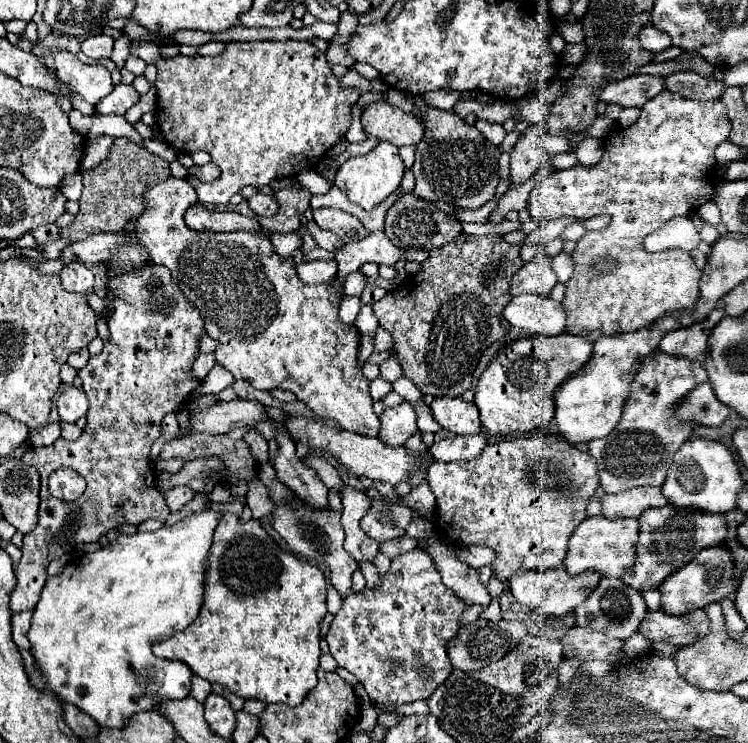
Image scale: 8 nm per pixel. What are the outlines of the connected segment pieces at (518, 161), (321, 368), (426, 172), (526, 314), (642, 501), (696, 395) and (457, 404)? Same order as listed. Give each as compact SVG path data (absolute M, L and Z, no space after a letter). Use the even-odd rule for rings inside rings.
M535 122L521 134L511 152L511 184L531 178L541 166L541 158L547 152L541 140L547 132L549 128L545 128L545 122Z
M169 176L167 180L163 180L161 184L153 184L149 186L145 192L143 192L143 200L145 200L145 212L139 216L137 224L135 224L135 234L139 238L139 242L147 248L149 252L149 258L151 262L155 264L161 264L165 268L171 270L173 278L177 280L179 288L185 292L185 298L189 302L195 304L195 308L201 312L203 320L205 320L205 332L207 336L215 338L217 340L217 348L215 348L215 358L217 362L227 368L235 378L241 378L241 380L247 380L253 388L257 390L275 390L275 388L281 388L281 390L289 390L293 392L301 402L305 402L319 418L331 418L335 420L343 430L353 430L357 434L367 434L367 436L377 436L379 434L379 418L375 416L373 412L373 398L369 394L369 380L363 376L363 372L357 368L357 352L359 352L359 332L349 326L349 324L343 324L341 318L339 318L339 304L343 300L343 284L337 282L337 278L331 278L329 282L325 284L315 284L315 286L307 286L299 280L297 276L297 270L295 270L295 262L293 262L293 256L289 258L281 258L271 240L267 236L259 236L259 234L253 234L253 232L225 232L225 234L213 234L213 232L191 232L185 222L183 222L183 216L185 210L198 201L197 194L193 186L187 182L187 180L181 180L181 178L175 178L175 176Z
M425 108L421 112L425 124L425 136L417 144L413 176L415 194L429 202L447 202L459 208L481 208L495 196L499 184L499 148L489 144L475 126L467 124L455 112L445 112L439 108Z
M519 294L503 310L505 320L535 336L559 336L565 332L565 310L561 302L537 294Z
M633 488L619 494L605 494L601 498L603 514L607 518L639 518L647 508L661 508L667 504L661 488Z
M709 382L699 384L693 388L685 400L681 400L681 406L675 408L675 416L681 422L695 422L703 426L721 426L729 414L729 406L721 404L717 396L713 394Z
M435 398L431 404L431 412L441 428L453 434L469 436L483 430L479 410L473 402L465 402L461 398Z

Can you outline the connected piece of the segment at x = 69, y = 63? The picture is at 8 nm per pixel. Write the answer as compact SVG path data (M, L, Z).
M57 50L55 52L55 70L57 76L69 84L69 88L79 94L85 102L97 104L101 98L113 92L111 74L107 68L97 64L83 64L75 54Z

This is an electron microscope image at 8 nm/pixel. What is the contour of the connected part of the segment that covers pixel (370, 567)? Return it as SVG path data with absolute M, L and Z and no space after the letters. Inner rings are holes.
M363 562L361 572L366 580L366 587L374 589L380 585L380 576L372 562Z

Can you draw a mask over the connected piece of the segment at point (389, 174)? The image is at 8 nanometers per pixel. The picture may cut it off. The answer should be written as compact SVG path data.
M379 142L369 154L349 158L345 164L339 166L339 172L335 176L335 186L347 194L347 198L355 204L359 204L363 210L373 210L379 202L383 202L389 194L393 194L403 178L405 166L399 156L399 148L389 142Z

